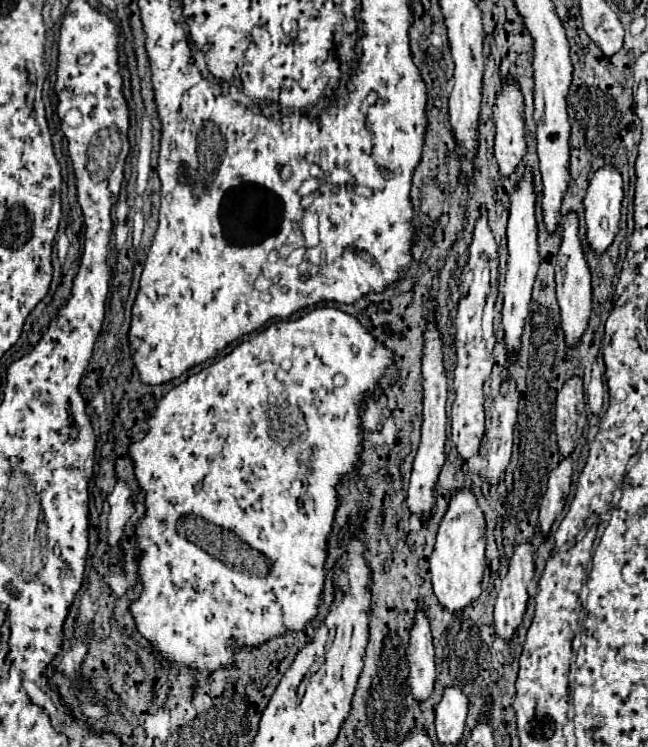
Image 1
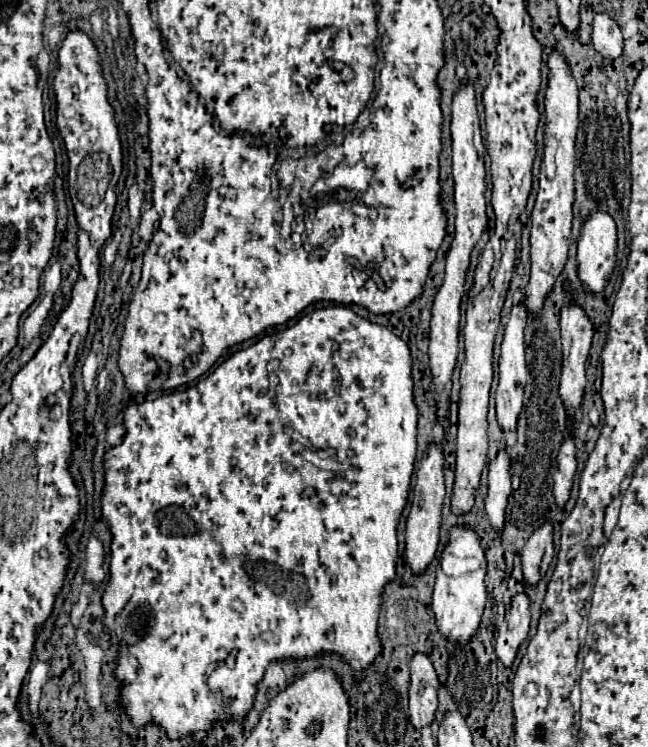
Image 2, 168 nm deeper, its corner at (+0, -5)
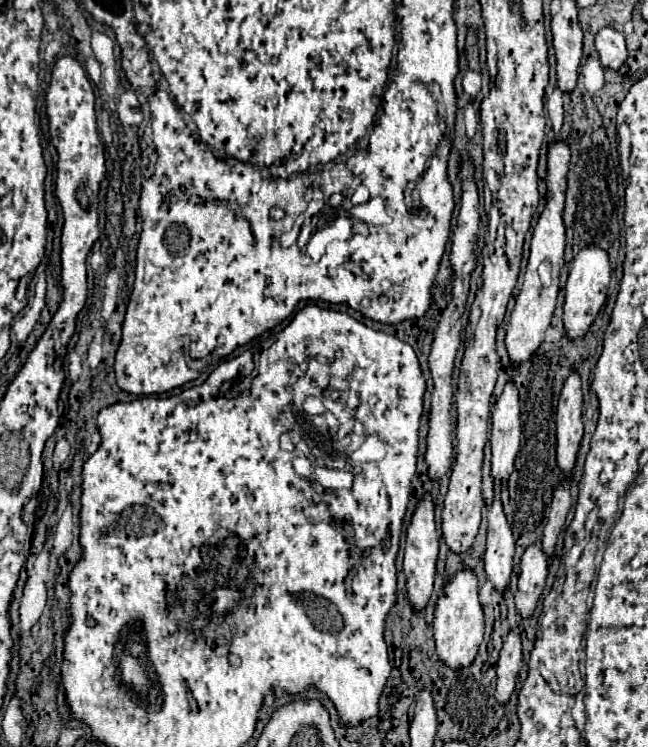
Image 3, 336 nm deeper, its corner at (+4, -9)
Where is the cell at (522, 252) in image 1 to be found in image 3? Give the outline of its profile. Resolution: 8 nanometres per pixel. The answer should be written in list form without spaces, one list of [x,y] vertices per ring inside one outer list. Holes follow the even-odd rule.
[[[508,381],[500,397],[496,399],[492,411],[492,475],[494,475],[494,491],[500,491],[512,473],[514,459],[520,451],[520,401],[518,401],[518,387]]]

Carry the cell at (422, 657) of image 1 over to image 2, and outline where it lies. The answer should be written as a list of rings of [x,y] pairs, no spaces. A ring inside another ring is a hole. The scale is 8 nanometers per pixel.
[[[424,653],[412,659],[412,685],[410,685],[410,723],[416,729],[432,725],[438,709],[438,675]]]

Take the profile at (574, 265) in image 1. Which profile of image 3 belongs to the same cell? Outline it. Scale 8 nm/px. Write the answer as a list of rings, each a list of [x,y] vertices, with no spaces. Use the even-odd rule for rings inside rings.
[[[572,371],[562,387],[560,399],[558,399],[558,409],[556,409],[556,449],[558,449],[558,465],[562,473],[572,471],[576,453],[580,447],[580,439],[584,433],[582,425],[582,385],[580,385],[580,375]]]

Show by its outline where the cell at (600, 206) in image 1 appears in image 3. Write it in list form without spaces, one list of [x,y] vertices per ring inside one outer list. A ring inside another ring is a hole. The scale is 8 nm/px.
[[[588,245],[580,249],[580,253],[574,257],[574,265],[566,283],[566,303],[564,303],[564,327],[568,337],[572,339],[584,337],[584,333],[592,325],[594,317],[604,305],[604,299],[610,287],[610,273],[612,269],[610,269],[608,253],[598,245]]]

